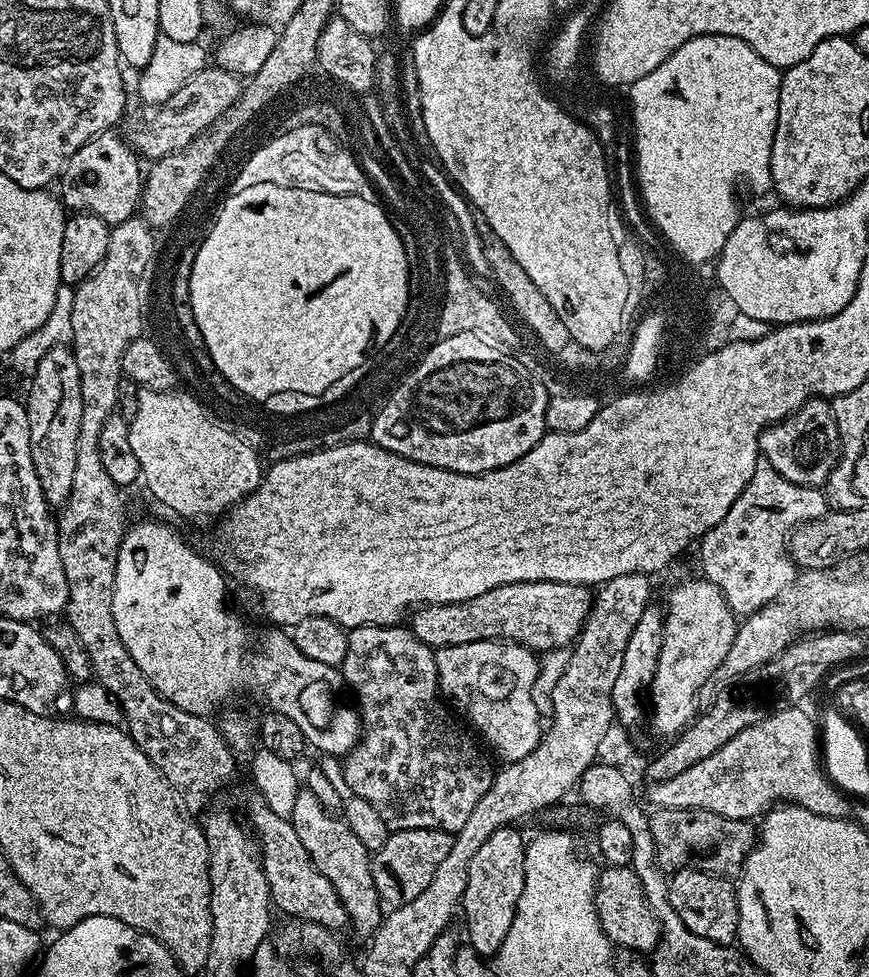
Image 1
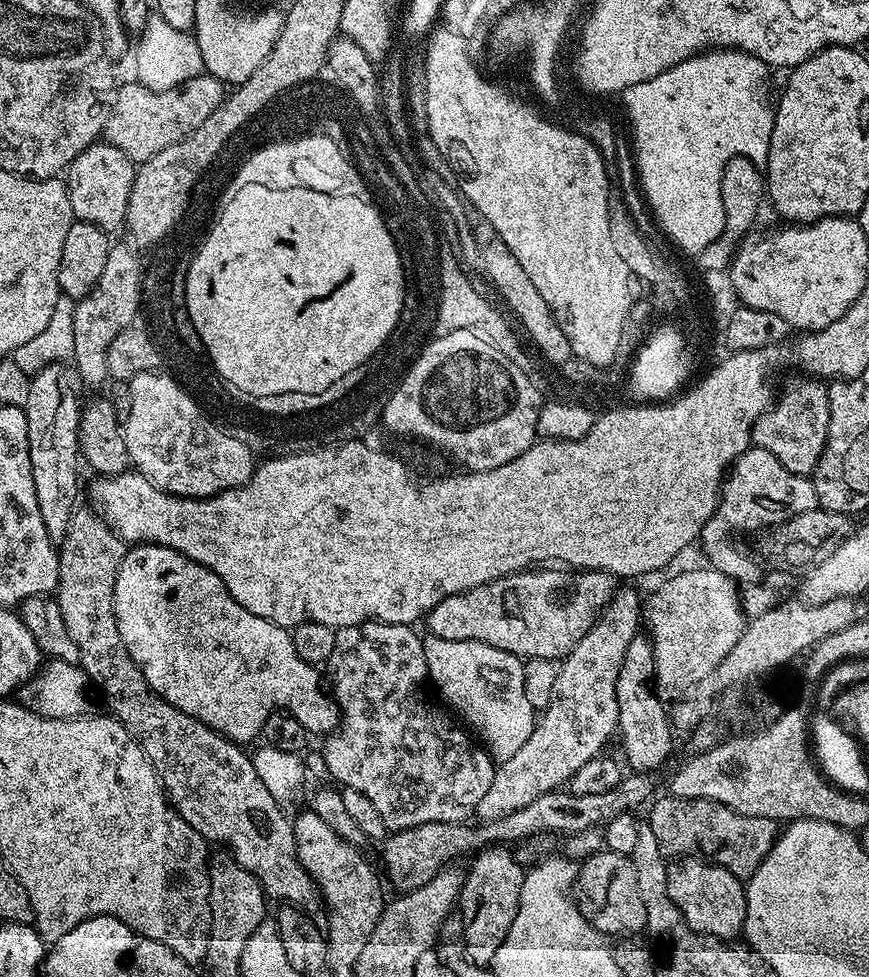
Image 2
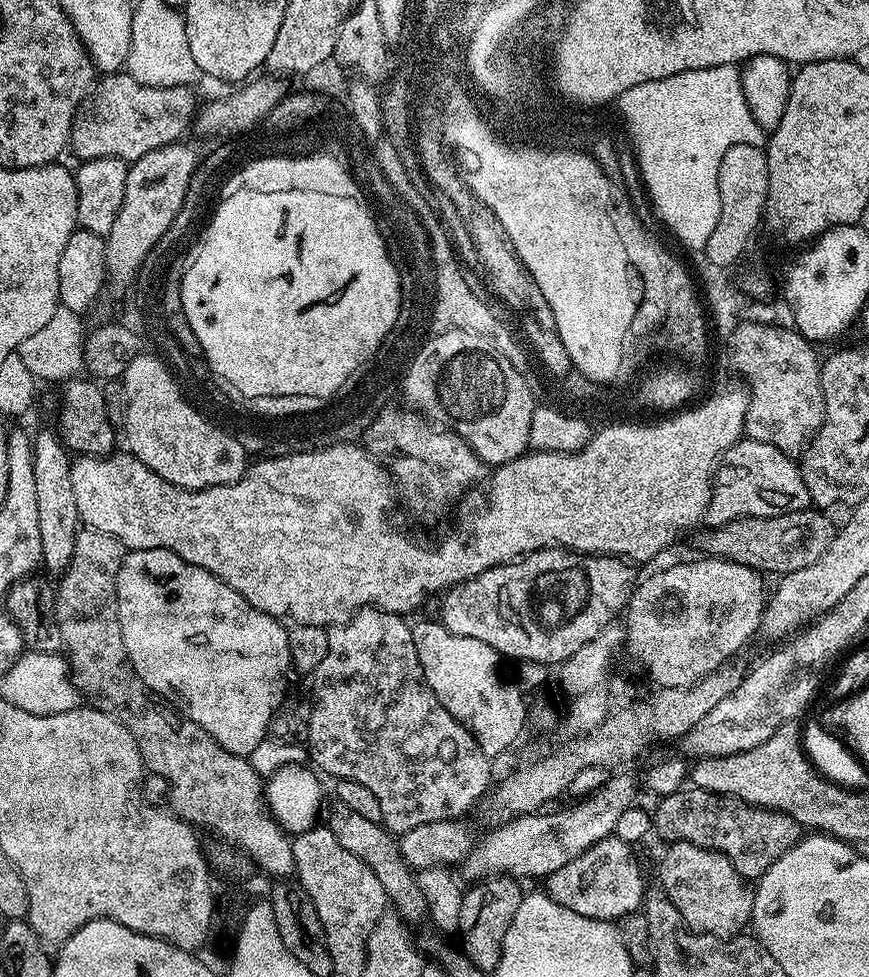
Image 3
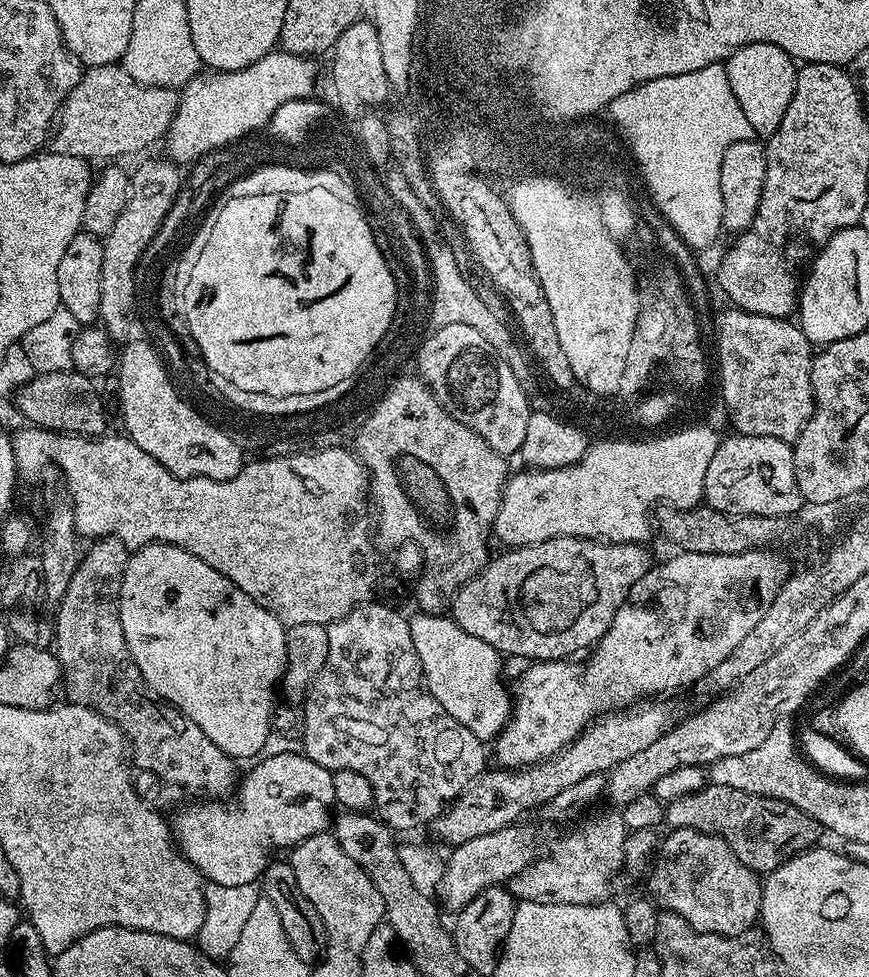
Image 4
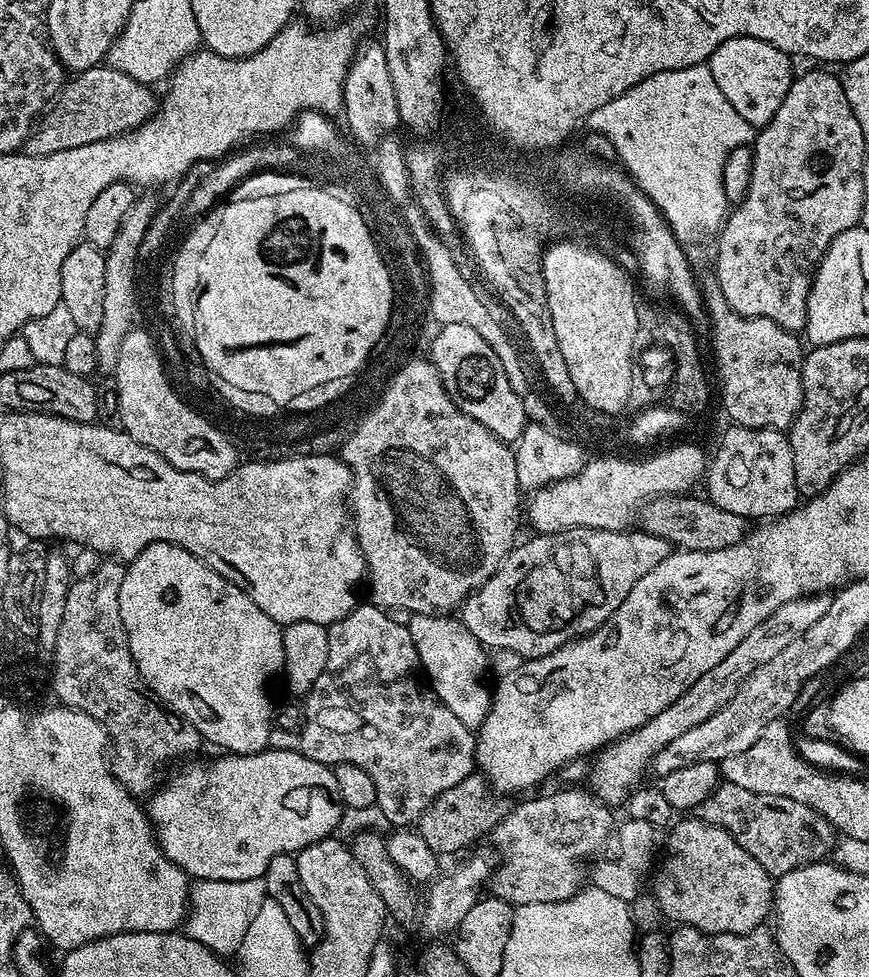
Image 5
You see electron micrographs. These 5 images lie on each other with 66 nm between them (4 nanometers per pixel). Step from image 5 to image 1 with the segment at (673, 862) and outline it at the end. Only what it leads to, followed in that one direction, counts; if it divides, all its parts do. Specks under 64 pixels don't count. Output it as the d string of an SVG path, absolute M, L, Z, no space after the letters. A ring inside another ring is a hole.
M682 868L671 873L666 891L670 906L674 906L678 918L682 918L682 922L695 936L710 938L710 942L726 945L731 945L737 939L736 889L725 877L700 872L697 868Z

